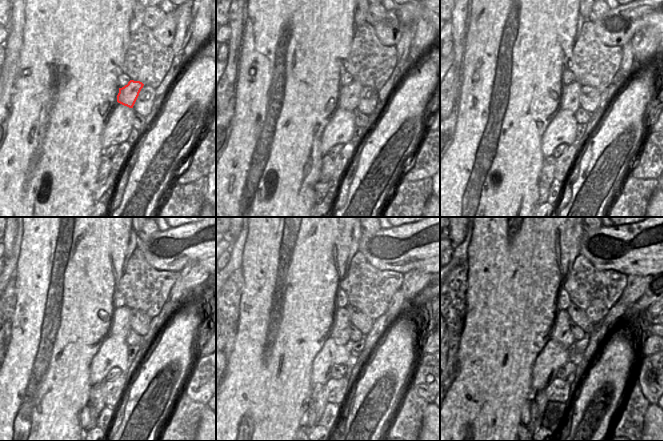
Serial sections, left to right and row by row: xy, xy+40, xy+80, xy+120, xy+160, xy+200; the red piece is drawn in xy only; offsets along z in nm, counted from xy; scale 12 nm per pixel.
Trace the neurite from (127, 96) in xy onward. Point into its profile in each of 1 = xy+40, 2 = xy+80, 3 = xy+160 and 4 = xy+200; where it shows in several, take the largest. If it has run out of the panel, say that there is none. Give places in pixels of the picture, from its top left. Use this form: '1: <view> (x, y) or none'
1: xy+40 (349, 95)
2: xy+80 (570, 94)
3: xy+160 (341, 325)
4: xy+200 (561, 332)

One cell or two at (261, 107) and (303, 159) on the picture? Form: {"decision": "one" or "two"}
{"decision": "one"}

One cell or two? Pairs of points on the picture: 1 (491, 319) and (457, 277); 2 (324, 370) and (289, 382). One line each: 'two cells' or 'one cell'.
1: two cells
2: two cells

